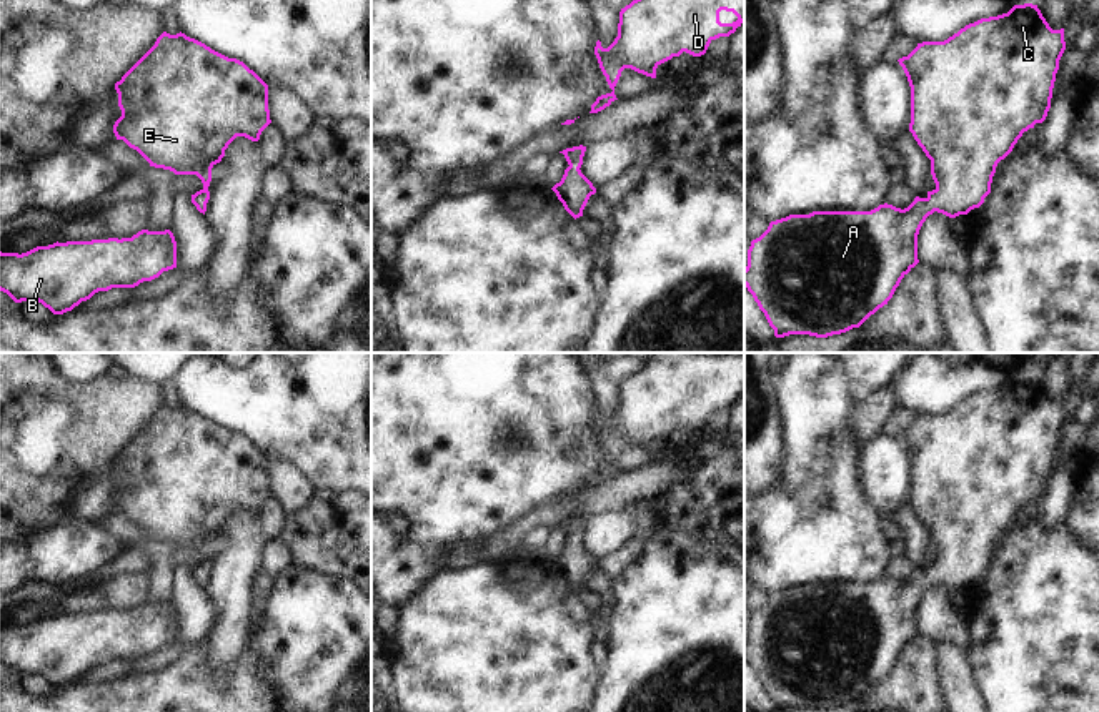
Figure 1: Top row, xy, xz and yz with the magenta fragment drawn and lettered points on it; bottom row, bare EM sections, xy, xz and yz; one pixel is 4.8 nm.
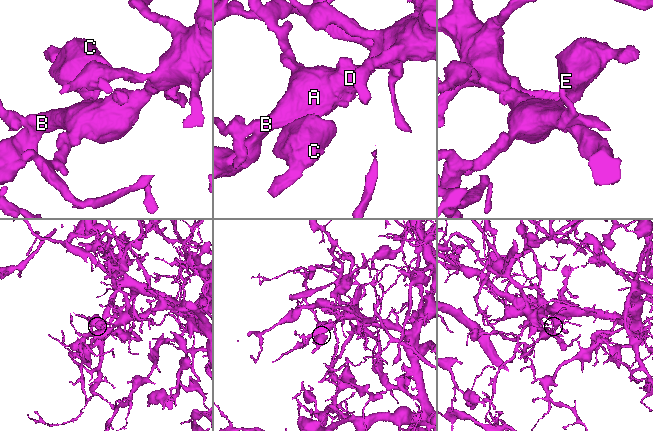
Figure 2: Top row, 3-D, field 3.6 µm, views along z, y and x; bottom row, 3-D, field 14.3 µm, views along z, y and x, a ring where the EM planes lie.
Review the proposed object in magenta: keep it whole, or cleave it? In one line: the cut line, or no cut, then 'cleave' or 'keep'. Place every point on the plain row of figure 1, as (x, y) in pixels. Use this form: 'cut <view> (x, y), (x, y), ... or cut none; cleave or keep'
cut none; keep

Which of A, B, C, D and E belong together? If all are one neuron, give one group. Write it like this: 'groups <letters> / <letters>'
groups A B C D E

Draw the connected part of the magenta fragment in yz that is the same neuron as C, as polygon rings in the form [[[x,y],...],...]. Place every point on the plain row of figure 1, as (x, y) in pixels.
[[[1024,376],[1014,378],[1007,386],[969,396],[944,414],[917,416],[908,429],[899,431],[911,459],[909,504],[931,532],[936,561],[927,564],[926,571],[916,569],[904,582],[884,576],[871,584],[813,584],[771,594],[768,602],[751,614],[744,659],[774,709],[841,707],[859,700],[888,677],[901,652],[919,635],[917,607],[926,591],[934,584],[956,591],[979,581],[991,566],[997,536],[1012,524],[1024,504],[1046,492],[1064,423],[1064,401],[1052,403],[1037,378]]]

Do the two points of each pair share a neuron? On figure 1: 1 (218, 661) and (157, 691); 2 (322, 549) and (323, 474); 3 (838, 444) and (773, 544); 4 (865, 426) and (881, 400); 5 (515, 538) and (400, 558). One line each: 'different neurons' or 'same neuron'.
1: different neurons
2: different neurons
3: same neuron
4: same neuron
5: different neurons

